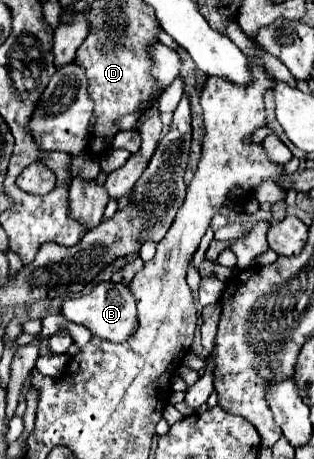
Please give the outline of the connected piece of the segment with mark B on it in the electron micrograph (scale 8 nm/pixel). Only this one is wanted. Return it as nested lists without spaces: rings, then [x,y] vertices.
[[[102,281],[98,283],[88,295],[84,297],[76,297],[76,299],[66,299],[62,303],[62,315],[76,323],[76,325],[84,325],[86,329],[90,329],[92,335],[100,337],[100,339],[108,339],[112,343],[122,343],[126,341],[132,331],[136,329],[138,321],[136,321],[136,301],[130,295],[130,291],[126,289],[126,285],[114,285],[110,281]]]

